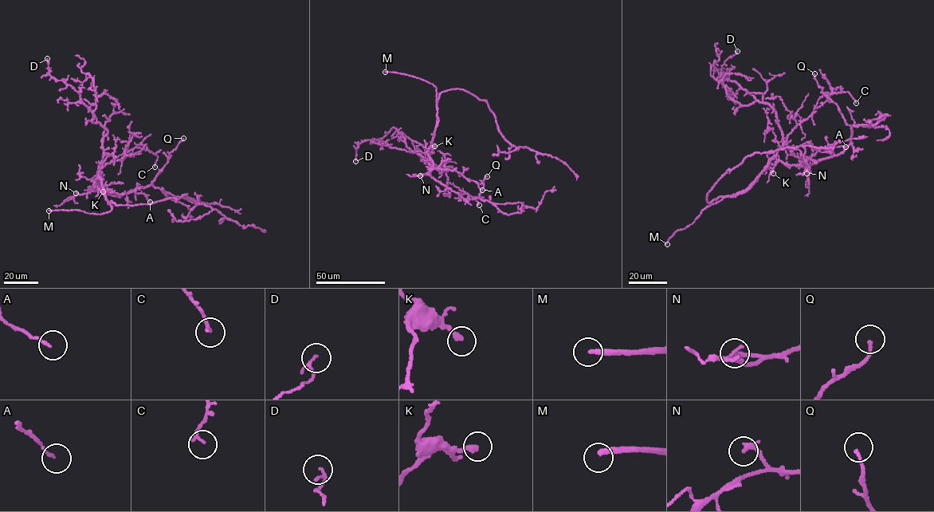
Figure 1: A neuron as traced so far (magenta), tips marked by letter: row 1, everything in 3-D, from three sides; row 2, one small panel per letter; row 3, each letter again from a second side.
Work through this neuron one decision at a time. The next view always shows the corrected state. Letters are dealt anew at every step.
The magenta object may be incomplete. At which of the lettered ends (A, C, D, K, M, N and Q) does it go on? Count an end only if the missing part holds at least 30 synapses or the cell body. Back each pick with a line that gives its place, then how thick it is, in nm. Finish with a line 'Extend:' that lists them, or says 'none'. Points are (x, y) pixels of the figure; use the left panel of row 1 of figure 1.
M: at (49, 210); 280 nm thick
N: at (76, 193); 240 nm thick
Extend: M, N

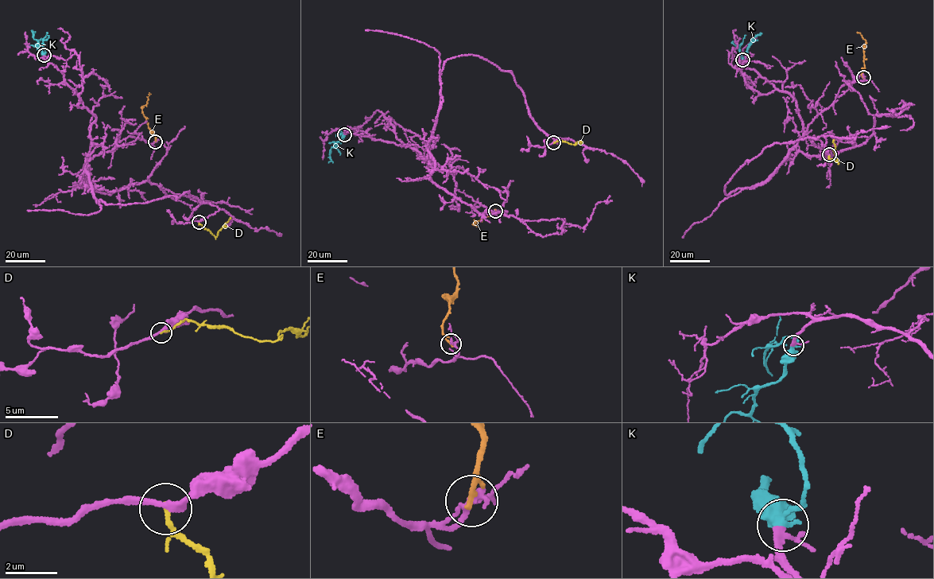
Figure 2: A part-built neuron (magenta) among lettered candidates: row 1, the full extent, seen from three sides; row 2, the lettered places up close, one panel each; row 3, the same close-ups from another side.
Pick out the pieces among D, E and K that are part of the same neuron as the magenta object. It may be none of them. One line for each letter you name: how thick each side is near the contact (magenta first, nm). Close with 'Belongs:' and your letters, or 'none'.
K: 240/400 nm
Belongs: K

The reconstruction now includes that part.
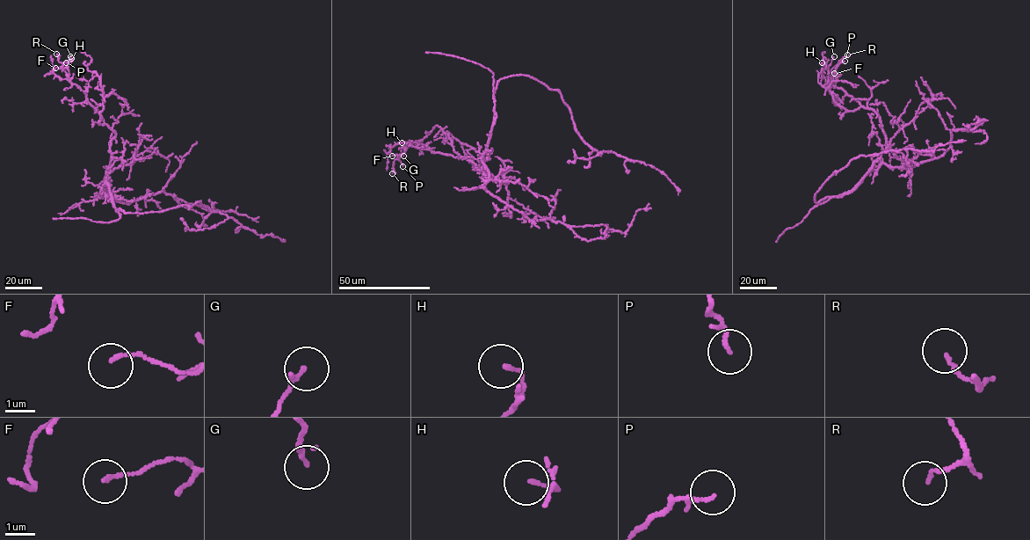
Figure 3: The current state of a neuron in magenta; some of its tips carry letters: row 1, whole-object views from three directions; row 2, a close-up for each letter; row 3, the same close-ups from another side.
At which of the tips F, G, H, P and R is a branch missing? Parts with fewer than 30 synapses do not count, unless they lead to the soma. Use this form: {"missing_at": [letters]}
{"missing_at": []}

